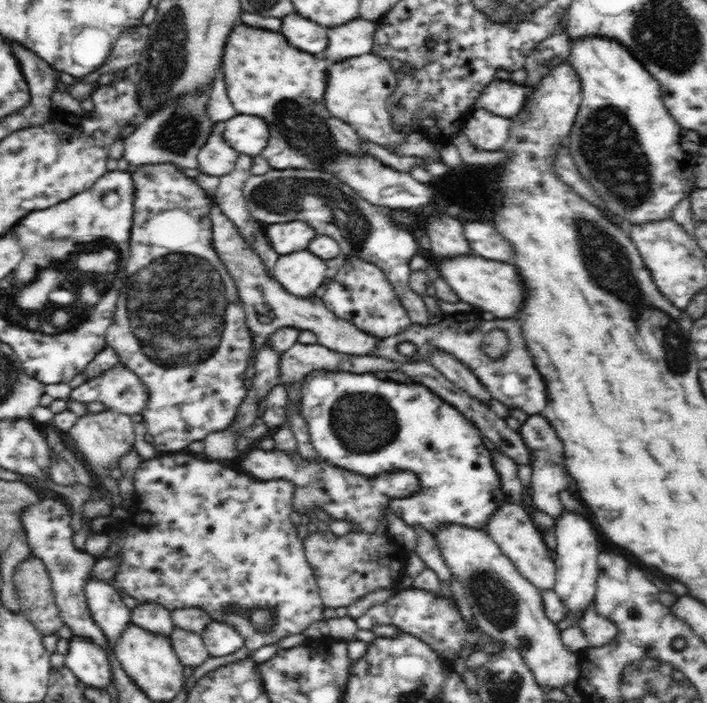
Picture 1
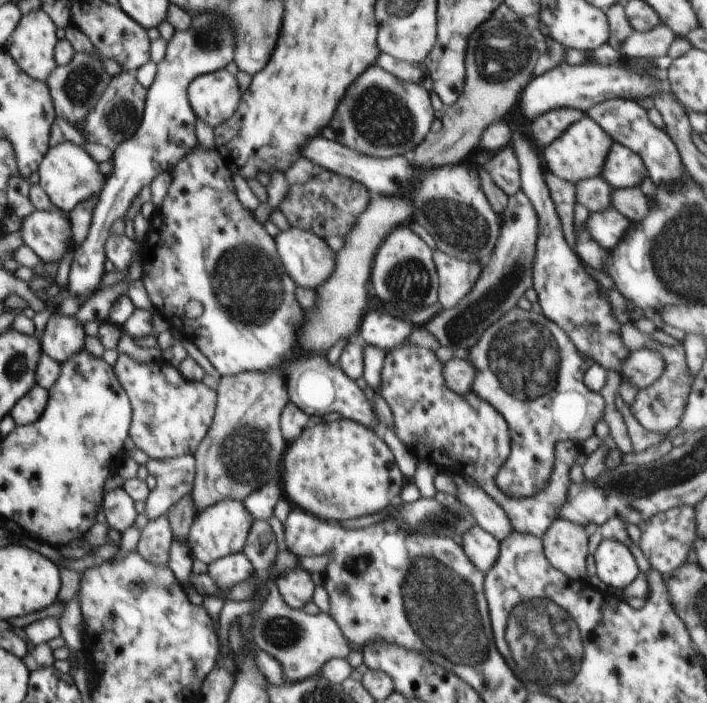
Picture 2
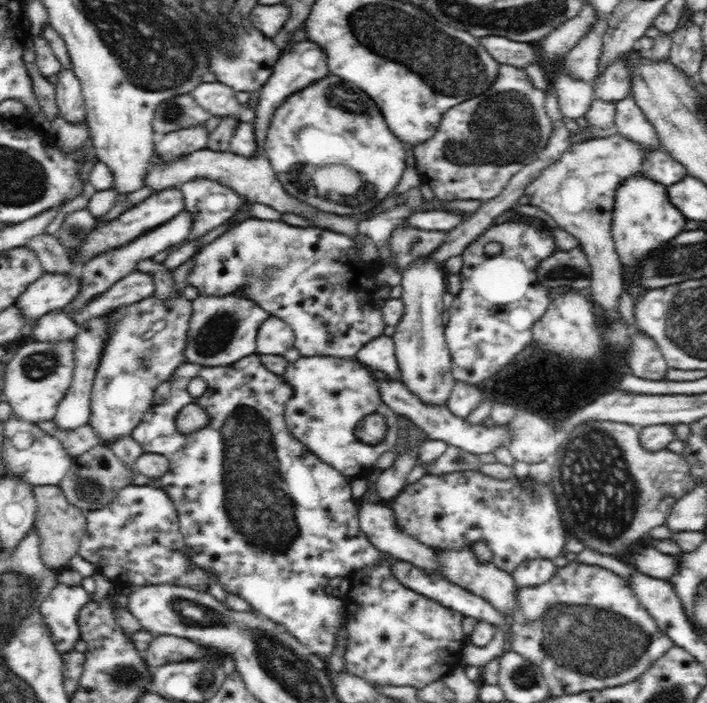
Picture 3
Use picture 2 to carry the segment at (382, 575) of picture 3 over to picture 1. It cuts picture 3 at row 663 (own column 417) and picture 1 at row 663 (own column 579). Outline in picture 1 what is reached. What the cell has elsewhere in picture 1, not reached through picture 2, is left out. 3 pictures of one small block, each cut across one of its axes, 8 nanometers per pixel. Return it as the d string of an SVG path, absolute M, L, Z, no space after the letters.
M414 586L402 591L396 591L393 587L378 588L350 604L347 615L355 619L359 629L372 630L377 624L392 625L401 632L416 636L430 645L451 667L464 648L484 650L489 656L511 650L507 644L484 633L478 625L470 627L454 601L443 596L436 597L434 593Z

